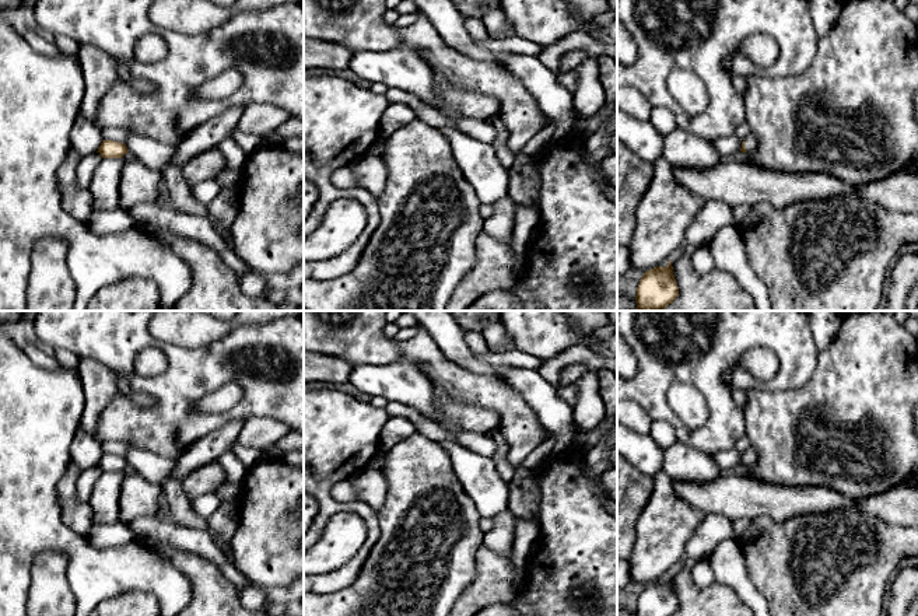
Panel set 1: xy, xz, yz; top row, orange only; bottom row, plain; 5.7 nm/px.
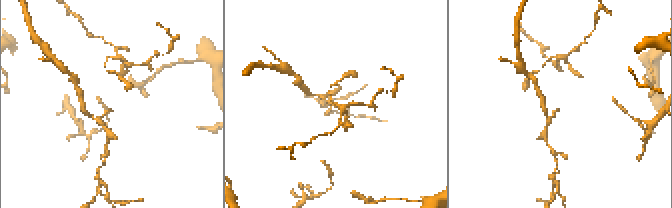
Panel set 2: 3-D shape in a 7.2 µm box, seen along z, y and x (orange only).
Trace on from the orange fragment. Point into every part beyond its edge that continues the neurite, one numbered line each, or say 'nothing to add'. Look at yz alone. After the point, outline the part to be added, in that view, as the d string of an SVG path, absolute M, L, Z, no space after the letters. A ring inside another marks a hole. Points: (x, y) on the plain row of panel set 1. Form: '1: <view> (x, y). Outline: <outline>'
1: yz (750, 457). Outline: M750 447L744 454L744 461L749 468L753 468L757 461L757 451Z

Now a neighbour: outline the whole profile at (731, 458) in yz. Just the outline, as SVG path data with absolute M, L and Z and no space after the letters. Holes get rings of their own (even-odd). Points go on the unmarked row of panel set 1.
M735 448L721 451L714 458L721 469L736 469L742 462L742 455Z

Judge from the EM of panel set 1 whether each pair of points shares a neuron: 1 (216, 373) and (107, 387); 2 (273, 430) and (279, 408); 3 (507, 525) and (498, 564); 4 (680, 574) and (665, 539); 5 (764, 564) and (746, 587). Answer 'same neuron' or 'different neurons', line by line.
1: different neurons
2: different neurons
3: different neurons
4: different neurons
5: different neurons

